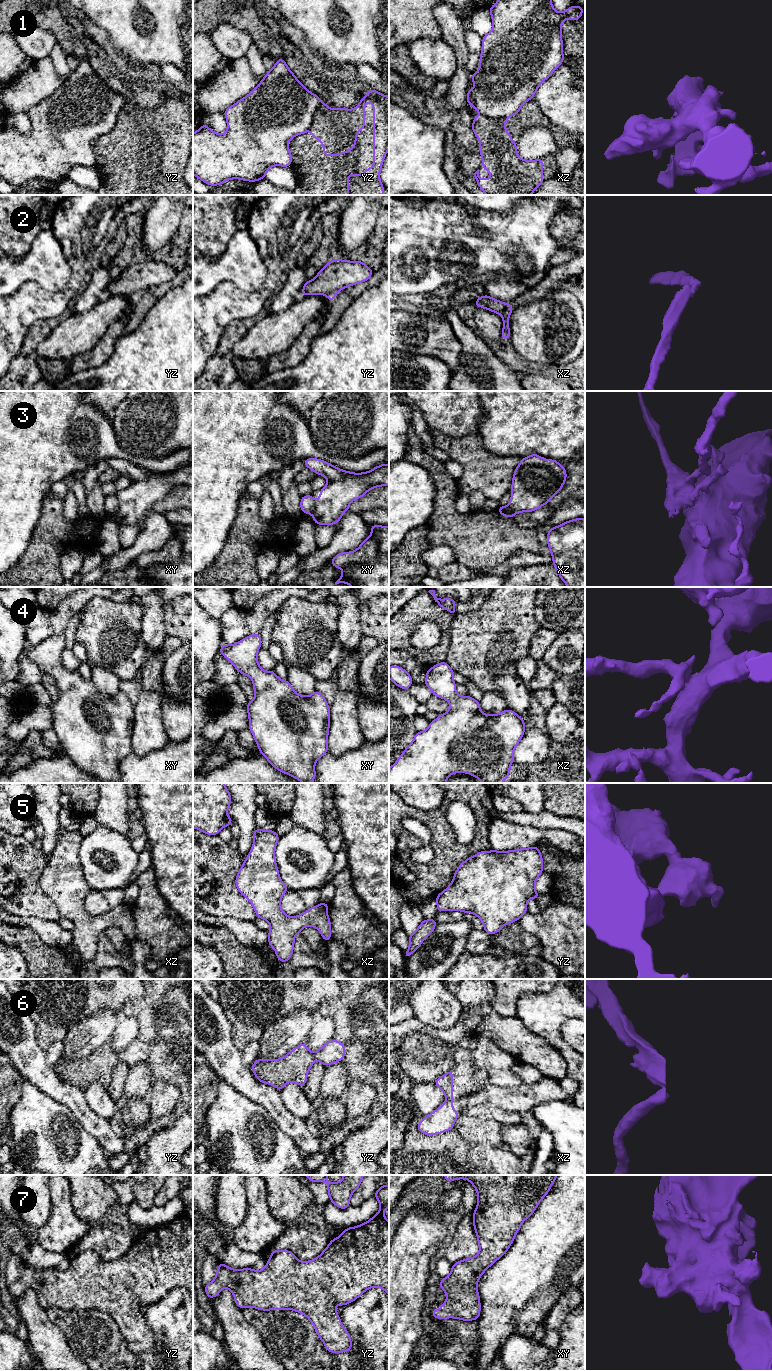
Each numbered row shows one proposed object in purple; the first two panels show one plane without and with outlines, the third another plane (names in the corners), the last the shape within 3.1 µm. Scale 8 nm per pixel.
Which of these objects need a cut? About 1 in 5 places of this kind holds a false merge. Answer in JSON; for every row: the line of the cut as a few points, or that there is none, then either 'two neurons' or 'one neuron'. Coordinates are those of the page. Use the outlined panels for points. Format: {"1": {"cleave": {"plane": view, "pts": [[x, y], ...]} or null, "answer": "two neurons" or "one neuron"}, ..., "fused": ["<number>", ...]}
{"1": {"cleave": {"plane": "yz", "pts": [[320, 101], [309, 128]]}, "answer": "two neurons"}, "2": {"cleave": {"plane": "xz", "pts": [[505, 304], [501, 314]]}, "answer": "two neurons"}, "3": {"cleave": {"plane": "xy", "pts": [[315, 501], [315, 509], [312, 514]]}, "answer": "two neurons"}, "4": {"cleave": null, "answer": "one neuron"}, "5": {"cleave": null, "answer": "one neuron"}, "6": {"cleave": {"plane": "yz", "pts": [[313, 1053], [315, 1057]]}, "answer": "two neurons"}, "7": {"cleave": null, "answer": "one neuron"}, "fused": ["1", "2", "3", "6"]}

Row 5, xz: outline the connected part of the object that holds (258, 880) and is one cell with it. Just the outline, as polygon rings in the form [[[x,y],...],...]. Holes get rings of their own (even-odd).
[[[256,828],[253,838],[252,849],[237,873],[235,884],[238,891],[250,901],[257,917],[270,924],[268,944],[275,950],[278,961],[288,962],[293,954],[296,934],[300,933],[303,928],[312,926],[319,930],[324,941],[331,940],[328,903],[321,902],[300,915],[287,916],[281,909],[281,899],[288,888],[280,878],[275,860],[275,849],[280,836],[274,830],[266,831]]]

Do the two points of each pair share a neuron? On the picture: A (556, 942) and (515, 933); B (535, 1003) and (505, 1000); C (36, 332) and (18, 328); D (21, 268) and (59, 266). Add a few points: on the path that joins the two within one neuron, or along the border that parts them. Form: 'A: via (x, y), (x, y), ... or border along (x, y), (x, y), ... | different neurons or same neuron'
A: border along (518, 924), (532, 933), (539, 944) | different neurons
B: border along (538, 993), (524, 993), (517, 1001), (515, 1014) | different neurons
C: border along (46, 319), (38, 319), (30, 327), (20, 352) | different neurons
D: via (30, 268), (34, 266), (50, 266) | same neuron

